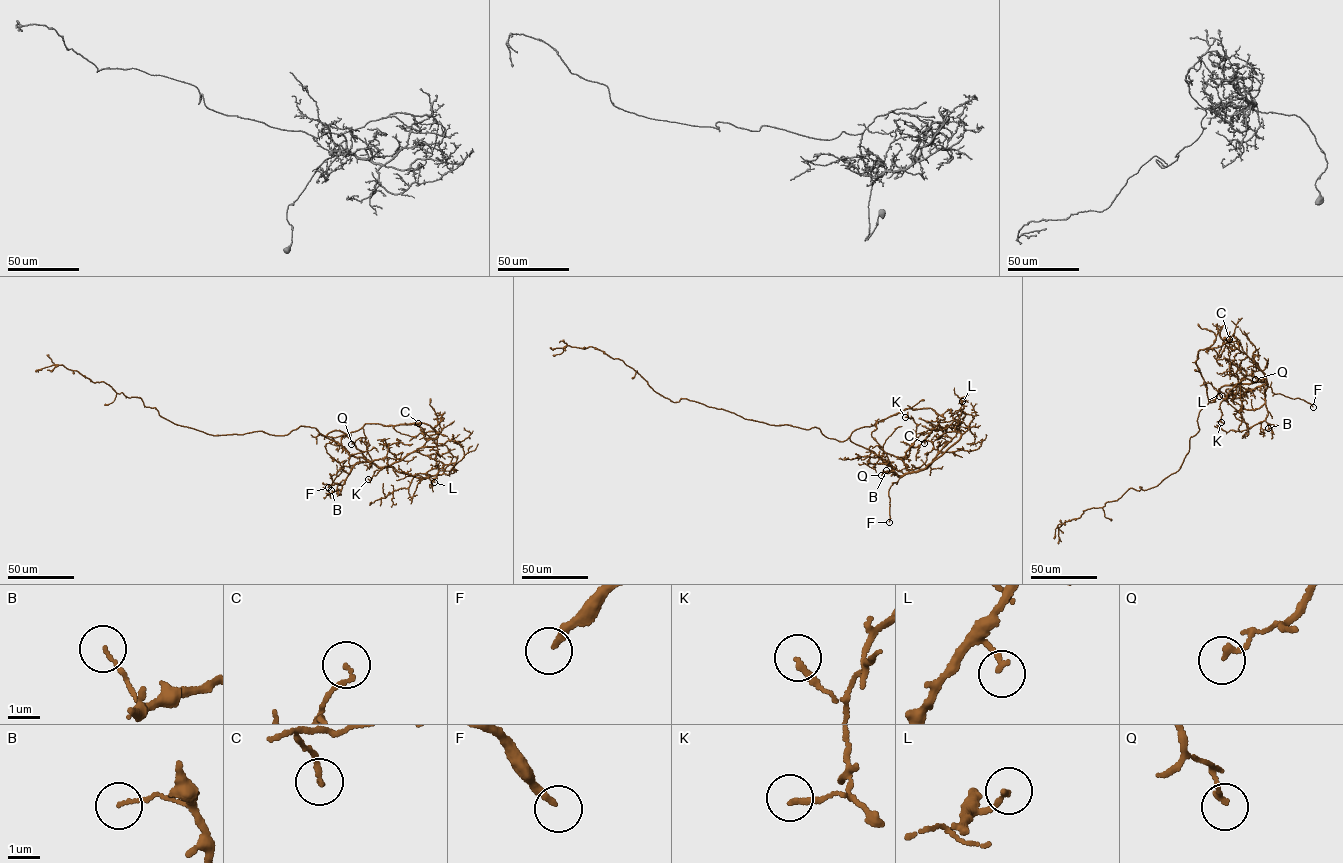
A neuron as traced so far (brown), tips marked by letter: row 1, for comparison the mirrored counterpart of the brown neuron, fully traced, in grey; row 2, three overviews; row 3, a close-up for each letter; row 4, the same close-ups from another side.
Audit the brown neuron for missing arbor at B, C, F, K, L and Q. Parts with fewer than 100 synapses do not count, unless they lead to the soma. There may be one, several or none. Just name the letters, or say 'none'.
F

